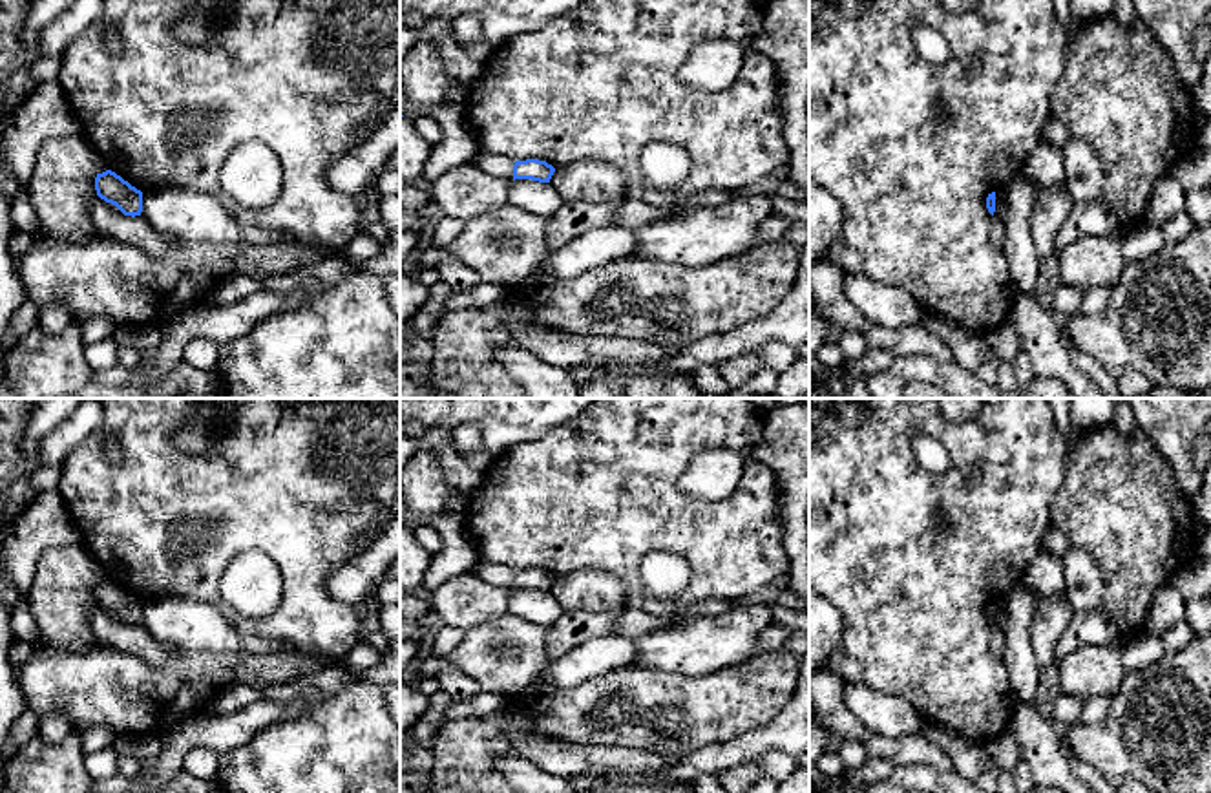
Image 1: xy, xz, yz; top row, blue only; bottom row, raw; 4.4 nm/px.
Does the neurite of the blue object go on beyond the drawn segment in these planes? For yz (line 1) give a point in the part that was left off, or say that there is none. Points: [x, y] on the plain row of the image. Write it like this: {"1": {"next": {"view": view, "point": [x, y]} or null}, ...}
{"1": {"next": null}}

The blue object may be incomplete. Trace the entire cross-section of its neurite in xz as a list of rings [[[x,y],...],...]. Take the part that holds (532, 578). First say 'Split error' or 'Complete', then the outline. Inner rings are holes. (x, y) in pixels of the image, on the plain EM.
Complete. [[[526,568],[526,570],[515,570],[513,574],[513,590],[515,588],[532,588],[539,592],[550,592],[555,577],[548,574],[546,570],[539,568]]]

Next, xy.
Complete. [[[111,579],[97,583],[95,599],[100,608],[115,614],[124,625],[141,625],[142,601]]]

